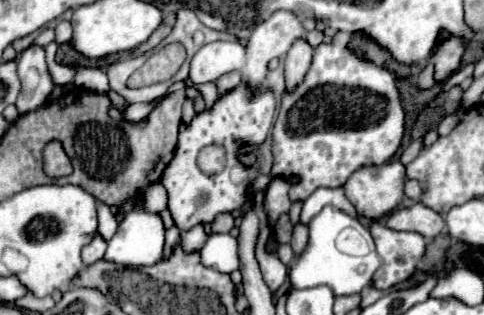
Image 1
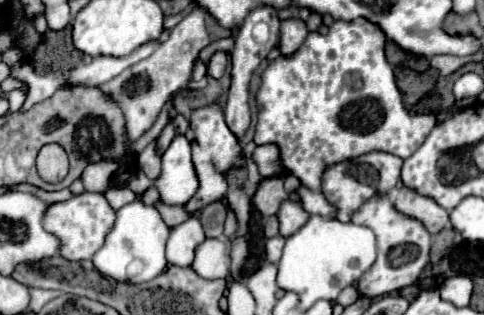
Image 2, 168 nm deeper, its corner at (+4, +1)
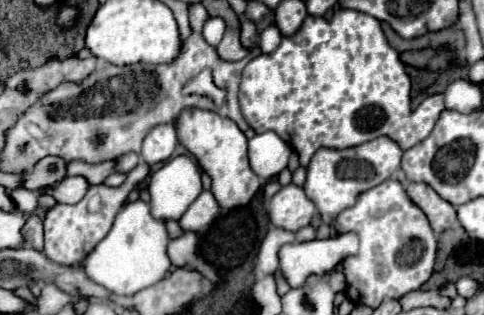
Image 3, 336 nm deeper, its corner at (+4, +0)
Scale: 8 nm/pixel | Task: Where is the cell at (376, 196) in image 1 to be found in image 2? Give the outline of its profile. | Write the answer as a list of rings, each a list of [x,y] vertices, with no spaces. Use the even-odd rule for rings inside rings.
[[[368,152],[360,158],[354,158],[350,162],[340,162],[328,168],[328,172],[324,172],[322,178],[322,192],[324,196],[328,196],[328,200],[332,200],[332,204],[336,204],[338,210],[352,214],[360,206],[364,206],[370,198],[388,194],[392,188],[396,188],[400,180],[400,168],[402,160],[398,156],[386,152]]]

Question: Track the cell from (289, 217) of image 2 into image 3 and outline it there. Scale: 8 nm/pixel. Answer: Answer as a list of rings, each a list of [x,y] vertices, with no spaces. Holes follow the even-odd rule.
[[[290,183],[282,187],[270,203],[270,221],[276,227],[288,229],[288,231],[298,231],[300,227],[306,227],[316,213],[316,207],[308,197],[304,195],[304,189],[298,185]]]

